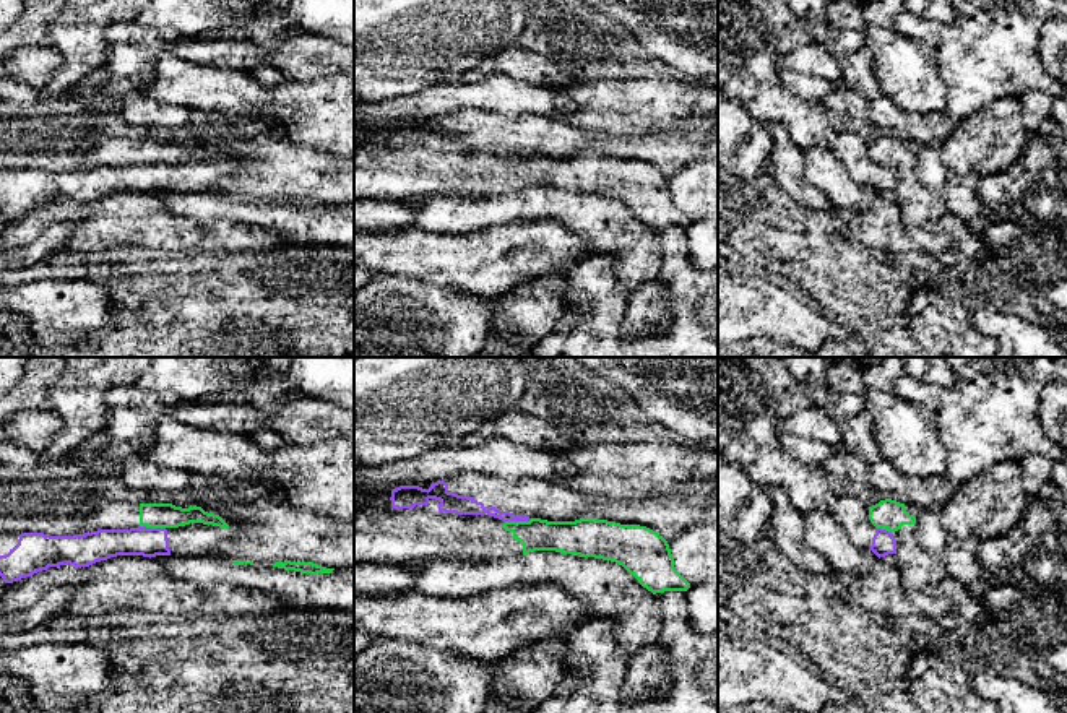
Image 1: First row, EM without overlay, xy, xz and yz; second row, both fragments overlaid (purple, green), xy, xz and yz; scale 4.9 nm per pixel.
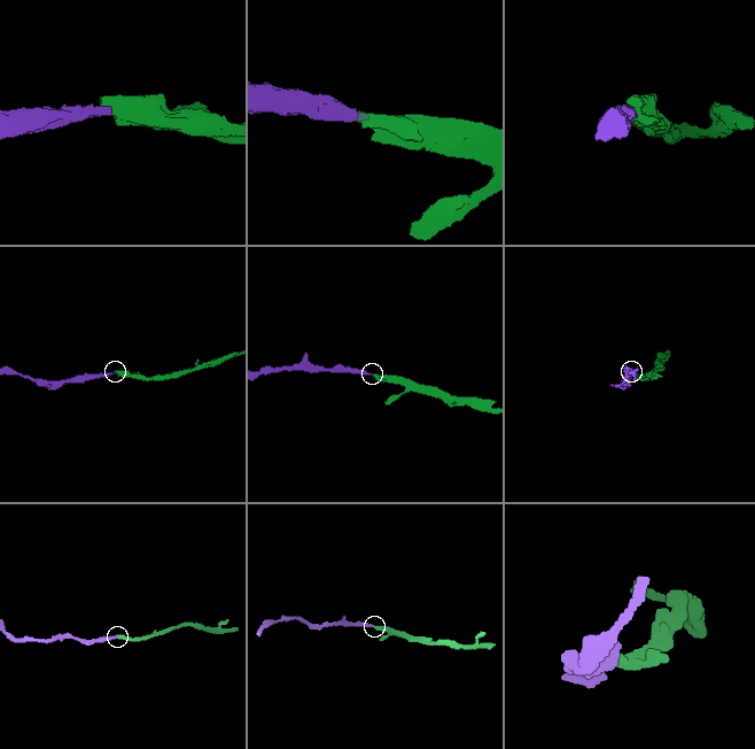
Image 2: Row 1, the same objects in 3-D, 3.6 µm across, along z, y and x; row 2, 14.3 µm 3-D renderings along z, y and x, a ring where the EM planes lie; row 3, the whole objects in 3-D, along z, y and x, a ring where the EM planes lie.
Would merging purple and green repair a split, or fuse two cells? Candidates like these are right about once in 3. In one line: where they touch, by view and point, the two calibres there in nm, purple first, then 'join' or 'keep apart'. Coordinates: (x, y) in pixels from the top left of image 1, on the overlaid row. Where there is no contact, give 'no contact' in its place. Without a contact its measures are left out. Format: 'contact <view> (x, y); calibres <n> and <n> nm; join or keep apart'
contact xz (517, 520); calibres 80 and 160 nm; keep apart

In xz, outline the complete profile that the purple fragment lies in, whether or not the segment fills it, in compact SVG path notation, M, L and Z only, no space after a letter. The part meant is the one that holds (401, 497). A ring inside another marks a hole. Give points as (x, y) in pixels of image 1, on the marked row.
M466 474L450 482L400 486L374 499L383 510L429 505L435 512L484 515L505 521L575 521L598 518L640 525L666 541L700 523L718 523L718 481L689 481L674 495L640 499L577 492L565 484L541 479L505 482L499 477Z

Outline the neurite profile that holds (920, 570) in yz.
M892 499L869 507L869 520L875 528L887 529L896 541L896 567L906 591L922 591L937 585L947 568L916 542L916 516L905 510L905 503Z

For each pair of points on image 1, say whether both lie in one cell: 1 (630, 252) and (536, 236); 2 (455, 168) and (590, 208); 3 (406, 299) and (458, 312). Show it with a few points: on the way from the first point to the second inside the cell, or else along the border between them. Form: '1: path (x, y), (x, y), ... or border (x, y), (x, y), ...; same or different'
1: border (557, 220), (580, 237), (587, 246), (587, 255); different
2: border (522, 190), (484, 195); different
3: path (419, 312), (445, 312); same

